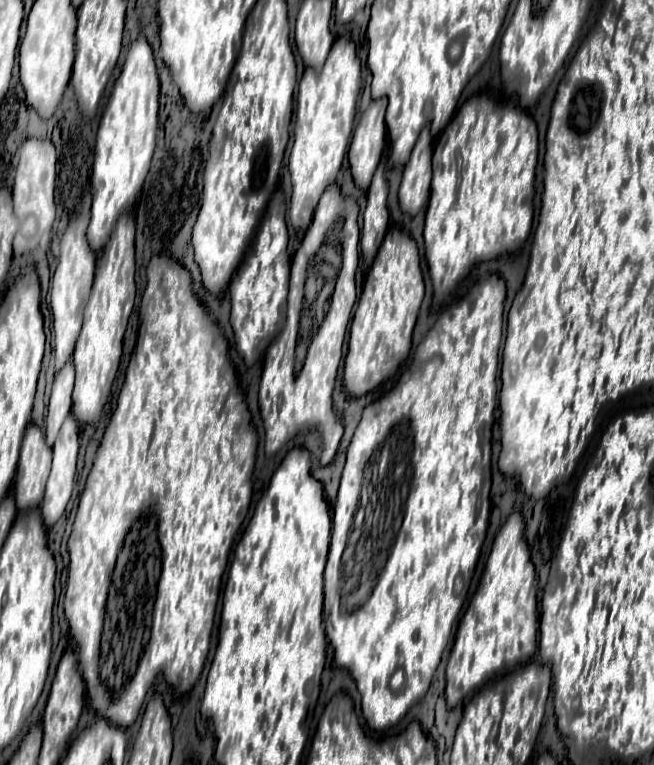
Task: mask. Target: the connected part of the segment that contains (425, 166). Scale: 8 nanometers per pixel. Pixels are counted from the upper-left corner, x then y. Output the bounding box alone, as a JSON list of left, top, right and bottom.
[399,130,433,216]

